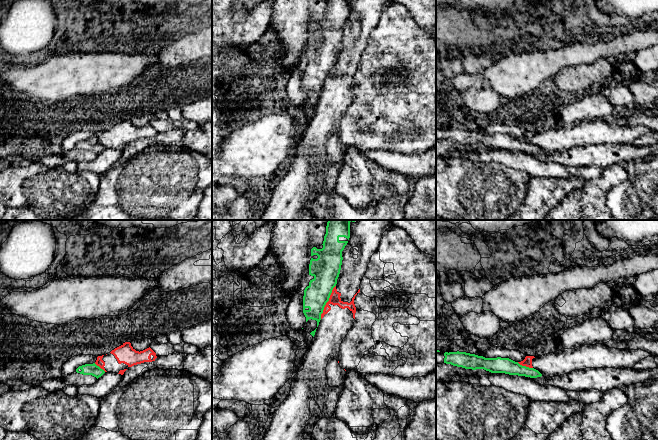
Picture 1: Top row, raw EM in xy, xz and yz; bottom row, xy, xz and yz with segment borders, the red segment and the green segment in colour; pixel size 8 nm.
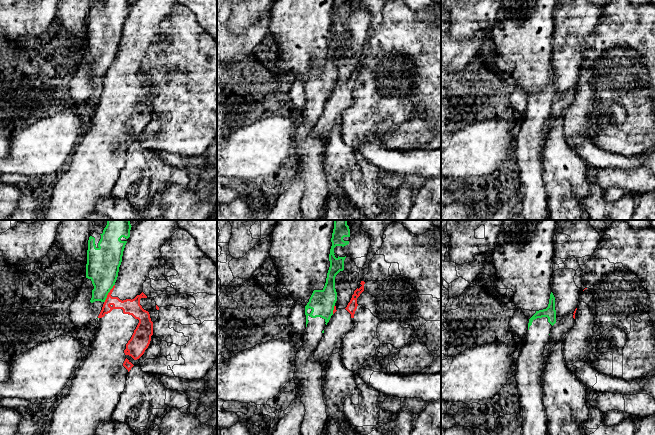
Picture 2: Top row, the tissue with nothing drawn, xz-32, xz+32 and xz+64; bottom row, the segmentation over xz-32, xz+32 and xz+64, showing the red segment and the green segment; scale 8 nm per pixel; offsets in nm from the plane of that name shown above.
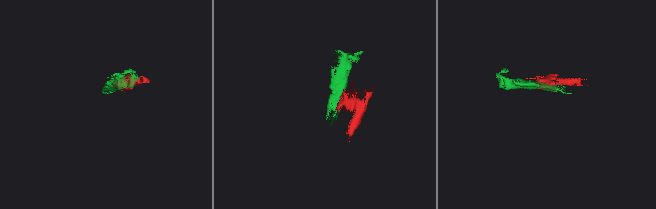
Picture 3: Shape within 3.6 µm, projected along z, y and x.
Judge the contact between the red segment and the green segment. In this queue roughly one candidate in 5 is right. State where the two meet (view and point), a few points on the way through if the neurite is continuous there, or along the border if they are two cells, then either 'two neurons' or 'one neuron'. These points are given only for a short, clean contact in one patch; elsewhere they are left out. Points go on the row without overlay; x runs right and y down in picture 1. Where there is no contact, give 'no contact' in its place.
xz (327, 78) | along xz (335, 61), (320, 94) | two neurons

